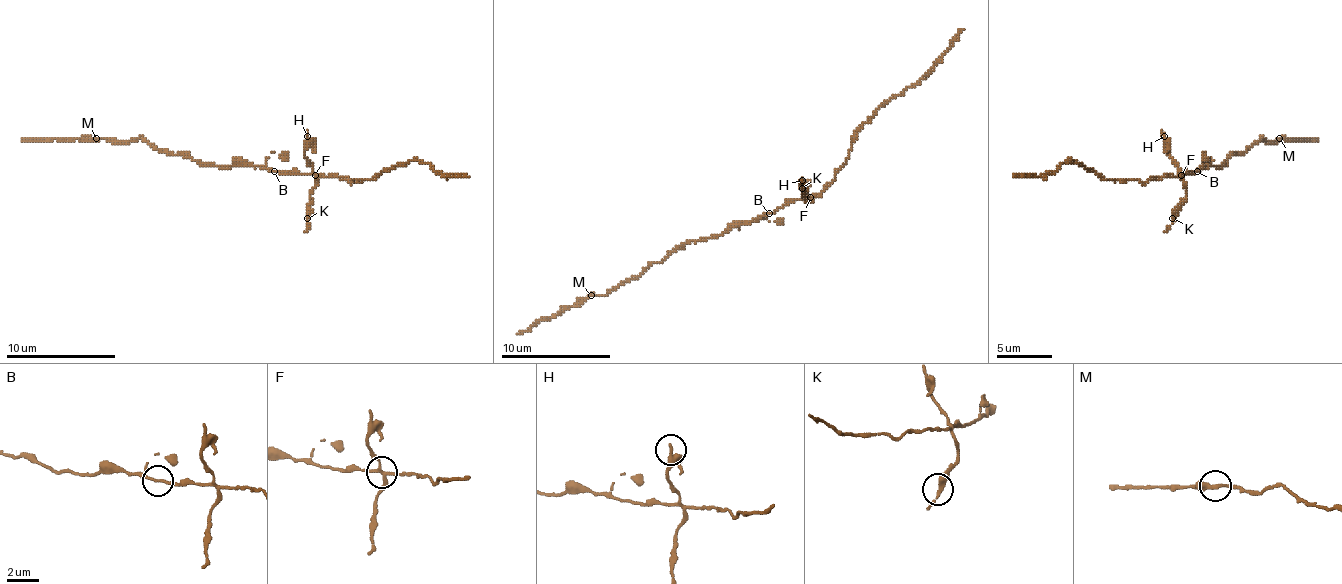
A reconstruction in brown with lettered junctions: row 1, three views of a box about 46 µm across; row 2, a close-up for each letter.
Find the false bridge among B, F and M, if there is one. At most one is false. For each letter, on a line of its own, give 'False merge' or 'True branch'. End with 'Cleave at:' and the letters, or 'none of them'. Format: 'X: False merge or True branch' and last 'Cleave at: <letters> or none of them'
B: True branch
F: False merge
M: True branch
Cleave at: F

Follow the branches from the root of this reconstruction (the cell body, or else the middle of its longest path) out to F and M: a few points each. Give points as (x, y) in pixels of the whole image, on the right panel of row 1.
F: (1197, 171), (1181, 174)
M: (1197, 171), (1203, 166), (1222, 166), (1233, 155), (1241, 155), (1260, 138), (1266, 141), (1279, 138)

